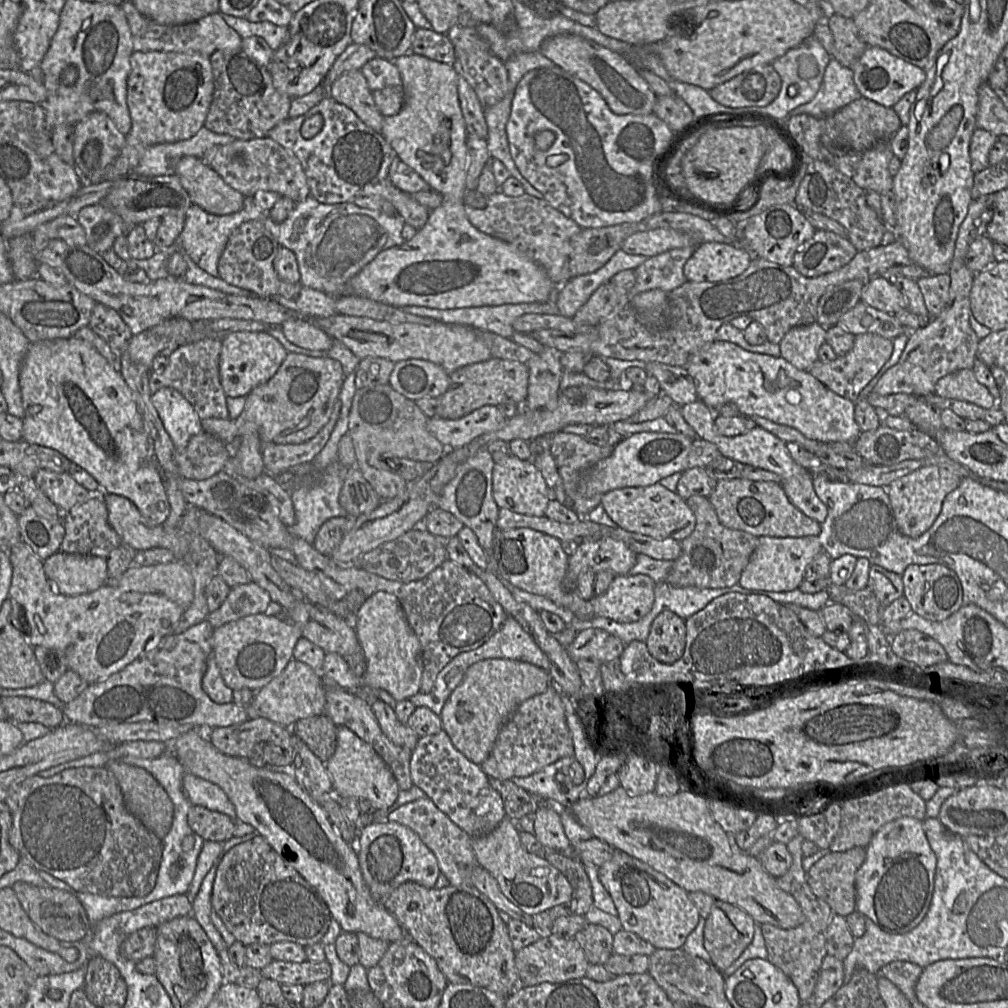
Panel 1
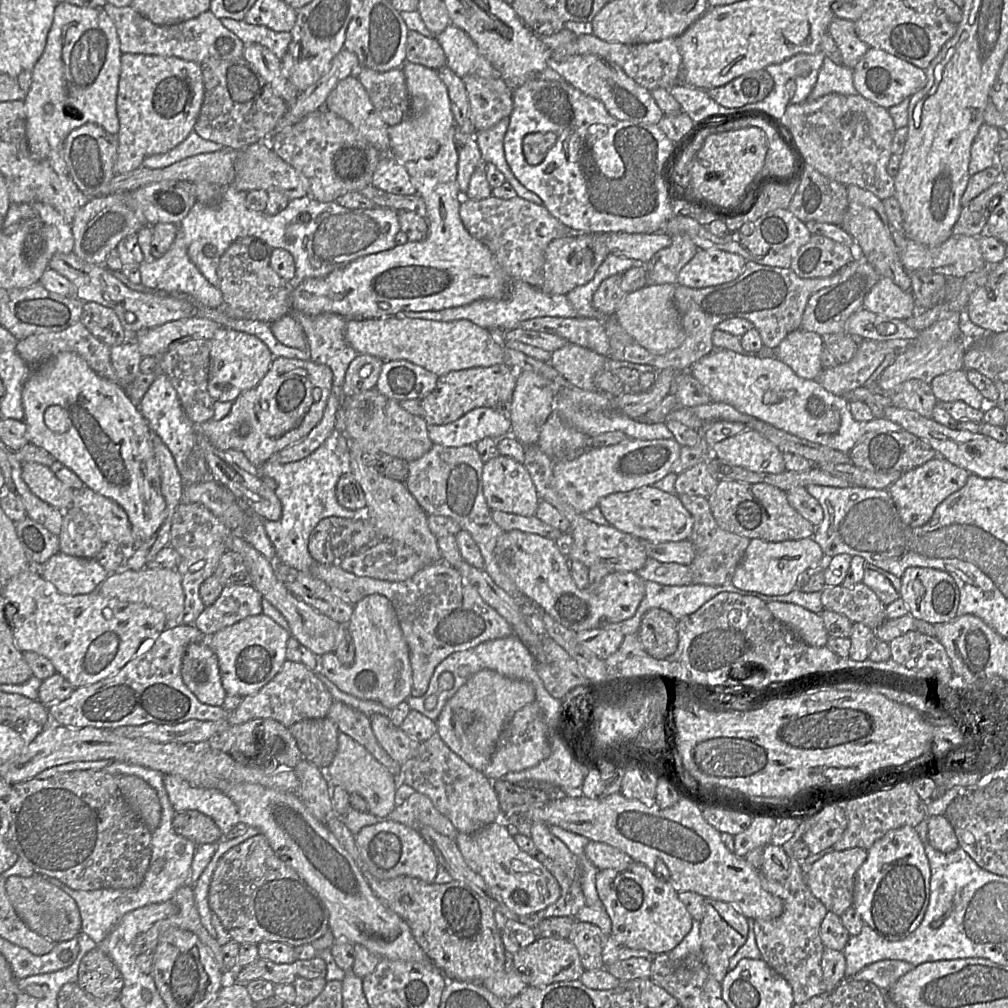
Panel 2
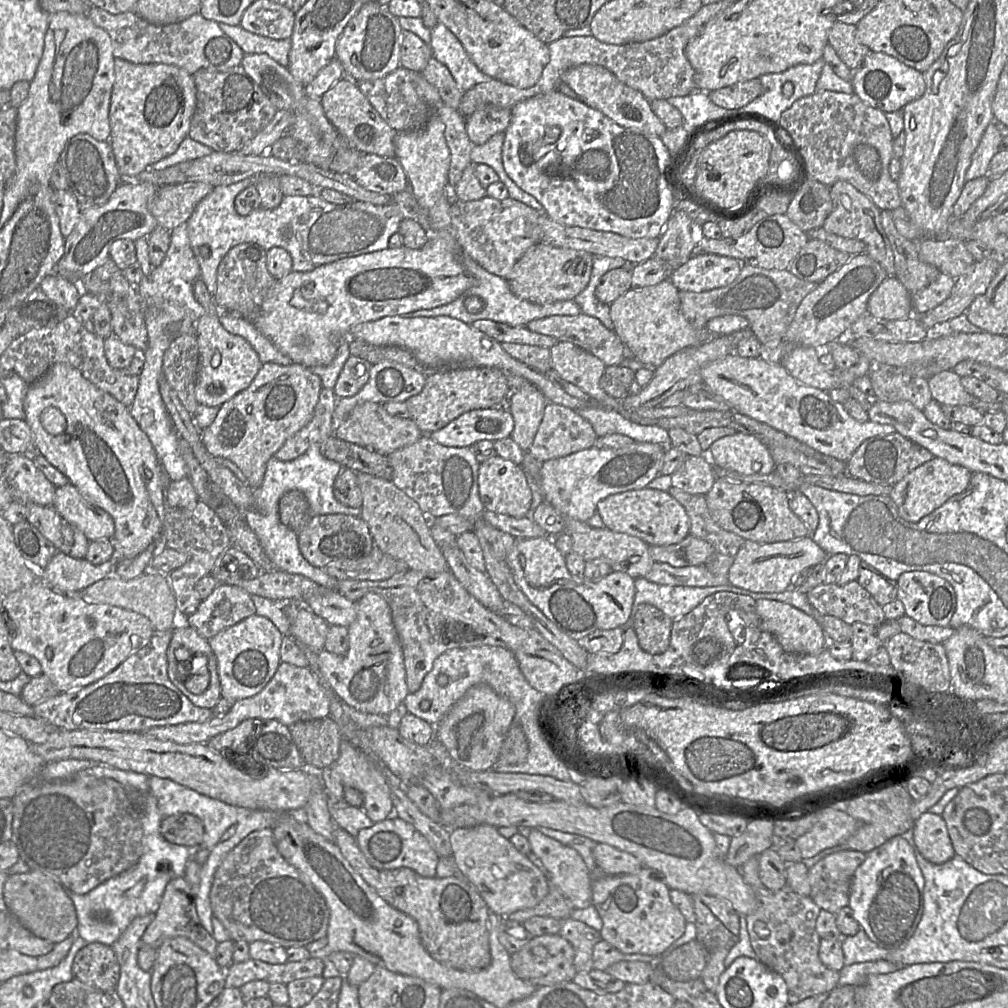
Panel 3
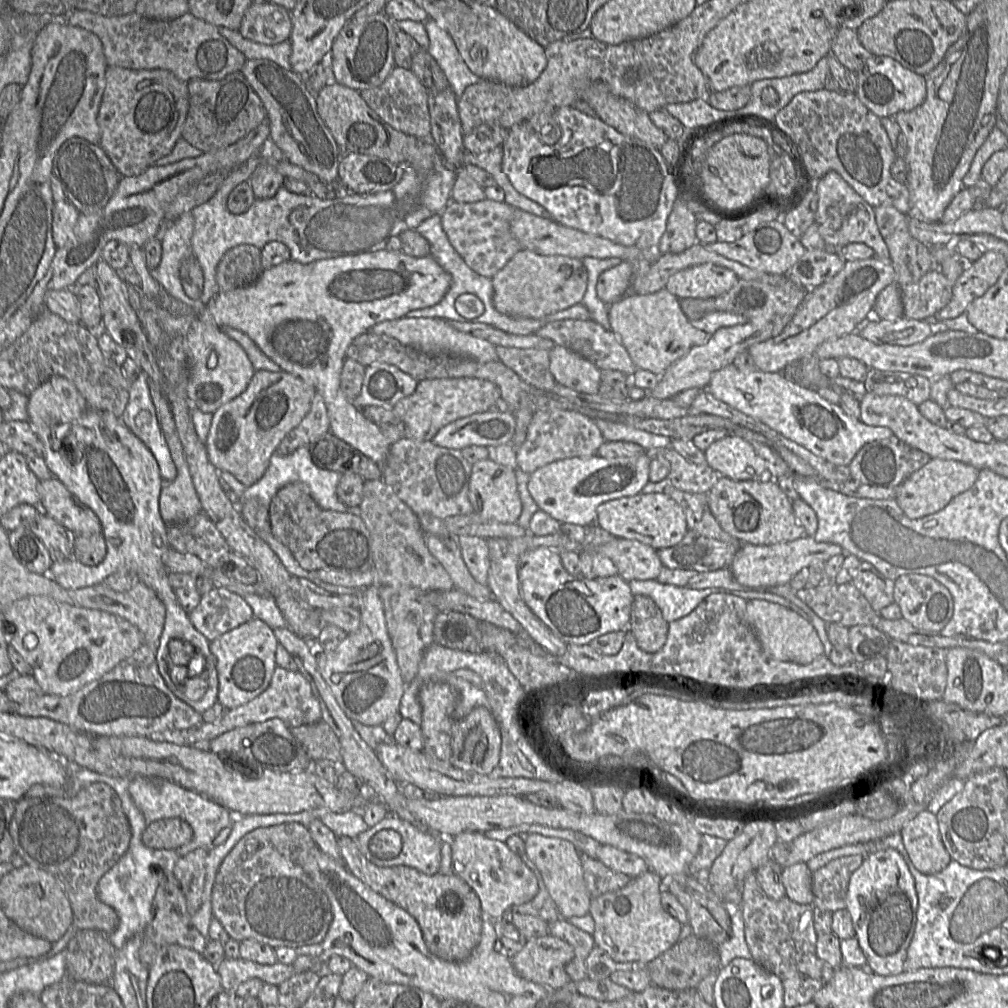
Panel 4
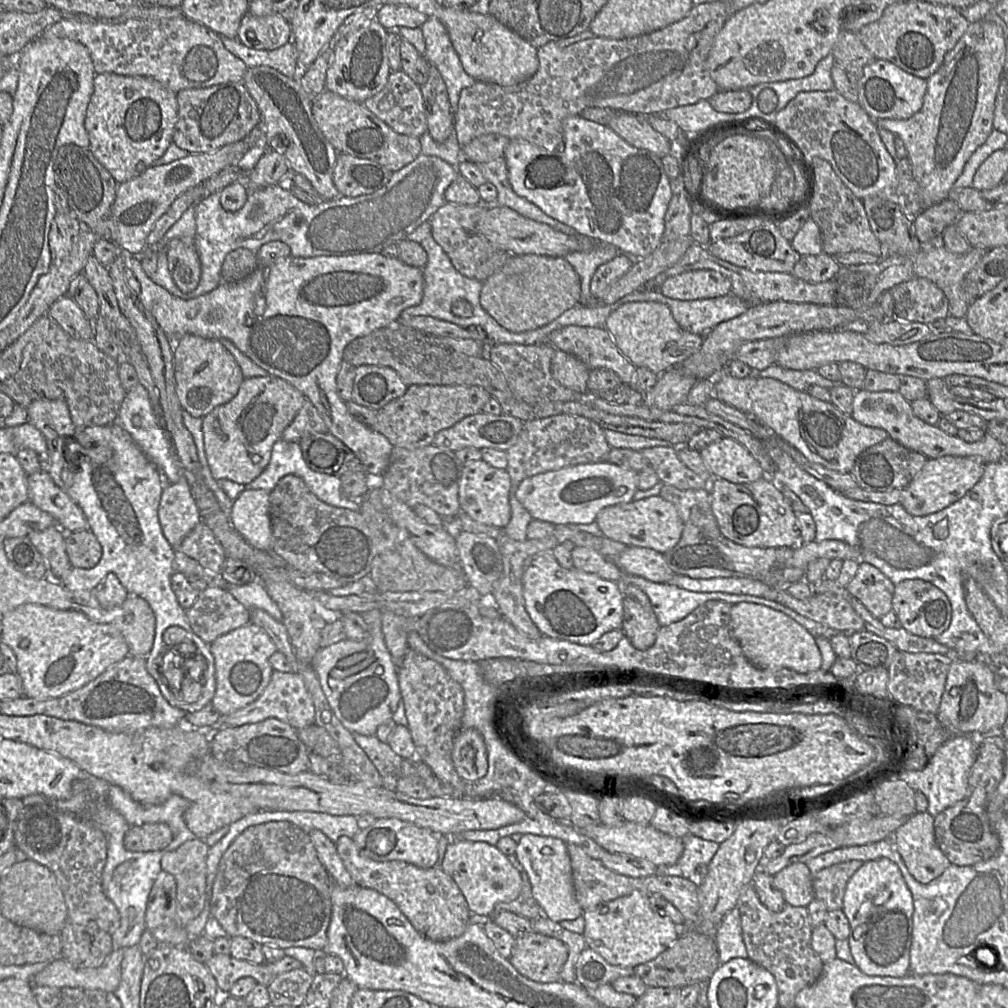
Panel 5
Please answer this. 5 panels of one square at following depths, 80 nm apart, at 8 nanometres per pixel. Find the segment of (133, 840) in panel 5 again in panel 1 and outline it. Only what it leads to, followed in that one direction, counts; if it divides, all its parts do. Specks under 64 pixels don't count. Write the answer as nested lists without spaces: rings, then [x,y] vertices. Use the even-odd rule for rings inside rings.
[[[192,806],[187,815],[192,831],[205,841],[225,842],[234,836],[236,820],[203,806]]]

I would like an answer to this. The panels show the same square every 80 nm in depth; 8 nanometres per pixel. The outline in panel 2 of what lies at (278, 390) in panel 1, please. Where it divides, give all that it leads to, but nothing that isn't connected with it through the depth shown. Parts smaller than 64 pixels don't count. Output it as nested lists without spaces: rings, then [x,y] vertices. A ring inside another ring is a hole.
[[[275,358],[259,384],[242,393],[228,415],[219,421],[210,420],[198,426],[199,434],[218,452],[233,449],[242,452],[255,469],[260,468],[277,452],[301,441],[321,421],[332,392],[333,373],[323,364],[311,360]]]

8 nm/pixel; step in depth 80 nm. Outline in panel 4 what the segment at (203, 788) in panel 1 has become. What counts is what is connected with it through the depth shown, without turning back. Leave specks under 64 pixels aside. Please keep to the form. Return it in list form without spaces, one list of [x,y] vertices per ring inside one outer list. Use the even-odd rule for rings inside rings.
[[[143,775],[130,777],[129,793],[135,805],[142,812],[147,824],[171,817],[181,818],[190,824],[193,830],[192,839],[175,849],[180,856],[184,856],[197,848],[213,846],[213,841],[220,831],[227,826],[231,826],[236,818],[236,814],[208,797],[160,777]]]

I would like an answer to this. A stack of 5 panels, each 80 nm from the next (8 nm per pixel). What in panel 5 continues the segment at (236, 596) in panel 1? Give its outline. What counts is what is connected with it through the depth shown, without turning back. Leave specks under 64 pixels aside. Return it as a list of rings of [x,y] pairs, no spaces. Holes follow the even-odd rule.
[[[208,585],[199,592],[186,616],[193,632],[208,644],[250,623],[249,609],[218,585]]]

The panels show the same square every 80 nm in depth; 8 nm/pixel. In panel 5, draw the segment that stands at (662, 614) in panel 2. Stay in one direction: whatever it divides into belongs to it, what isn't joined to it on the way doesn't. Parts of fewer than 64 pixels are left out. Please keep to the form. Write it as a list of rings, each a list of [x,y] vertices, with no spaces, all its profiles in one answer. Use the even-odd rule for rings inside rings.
[[[621,585],[623,622],[621,630],[633,647],[647,650],[655,642],[660,625],[647,595],[634,585]]]

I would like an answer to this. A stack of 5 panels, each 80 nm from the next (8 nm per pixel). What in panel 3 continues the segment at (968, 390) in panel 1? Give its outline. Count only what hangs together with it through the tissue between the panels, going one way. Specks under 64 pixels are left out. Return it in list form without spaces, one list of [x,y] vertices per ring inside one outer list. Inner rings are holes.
[[[946,370],[928,379],[931,396],[940,405],[971,405],[974,397],[963,388],[961,377],[954,370]]]

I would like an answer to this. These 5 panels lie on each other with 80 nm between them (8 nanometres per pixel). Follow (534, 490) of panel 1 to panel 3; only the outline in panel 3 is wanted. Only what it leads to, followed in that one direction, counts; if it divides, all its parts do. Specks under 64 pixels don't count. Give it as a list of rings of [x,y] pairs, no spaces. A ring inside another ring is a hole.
[[[499,456],[480,463],[478,490],[486,511],[521,519],[528,516],[532,502],[532,492],[526,474],[520,465]]]

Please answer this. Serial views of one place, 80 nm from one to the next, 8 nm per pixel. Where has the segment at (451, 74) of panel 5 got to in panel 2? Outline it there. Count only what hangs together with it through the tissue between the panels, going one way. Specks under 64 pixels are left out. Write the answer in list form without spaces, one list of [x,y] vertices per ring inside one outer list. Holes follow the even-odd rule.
[[[448,25],[438,35],[433,35],[441,45],[446,65],[460,78],[475,74],[486,79],[501,78],[499,72],[483,57],[475,43],[461,29]]]

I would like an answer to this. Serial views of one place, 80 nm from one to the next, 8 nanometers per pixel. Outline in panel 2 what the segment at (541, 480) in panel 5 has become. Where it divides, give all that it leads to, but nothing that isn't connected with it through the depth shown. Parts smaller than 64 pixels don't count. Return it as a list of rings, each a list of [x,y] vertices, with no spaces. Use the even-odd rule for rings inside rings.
[[[626,439],[619,444],[603,448],[590,447],[575,459],[554,462],[553,487],[577,512],[585,514],[598,506],[599,501],[613,493],[628,492],[644,486],[652,486],[671,472],[671,466],[679,457],[681,446],[675,439],[639,440]]]

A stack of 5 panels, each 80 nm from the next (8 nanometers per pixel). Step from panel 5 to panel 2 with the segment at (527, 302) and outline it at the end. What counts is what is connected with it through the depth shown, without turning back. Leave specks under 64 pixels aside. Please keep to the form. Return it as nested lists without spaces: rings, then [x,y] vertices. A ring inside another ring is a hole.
[[[574,233],[554,239],[545,251],[542,282],[538,288],[547,294],[566,295],[574,288],[589,282],[609,254],[605,243],[594,241],[591,234]]]

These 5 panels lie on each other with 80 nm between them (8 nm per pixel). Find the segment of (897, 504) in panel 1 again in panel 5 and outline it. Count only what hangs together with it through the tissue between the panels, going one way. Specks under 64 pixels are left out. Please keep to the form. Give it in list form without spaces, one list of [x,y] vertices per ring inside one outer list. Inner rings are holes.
[[[944,456],[928,459],[913,480],[901,490],[900,504],[912,516],[941,511],[962,498],[982,477],[986,463],[979,458]]]

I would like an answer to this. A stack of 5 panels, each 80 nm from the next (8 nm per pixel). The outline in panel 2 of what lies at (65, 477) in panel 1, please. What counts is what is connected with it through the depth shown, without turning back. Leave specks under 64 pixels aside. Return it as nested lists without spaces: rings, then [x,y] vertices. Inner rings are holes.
[[[24,463],[22,478],[30,491],[49,505],[66,510],[71,506],[74,490],[62,483],[52,470],[38,463]]]

